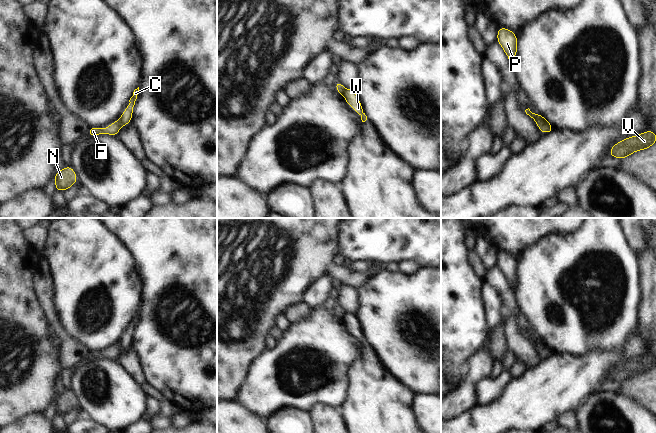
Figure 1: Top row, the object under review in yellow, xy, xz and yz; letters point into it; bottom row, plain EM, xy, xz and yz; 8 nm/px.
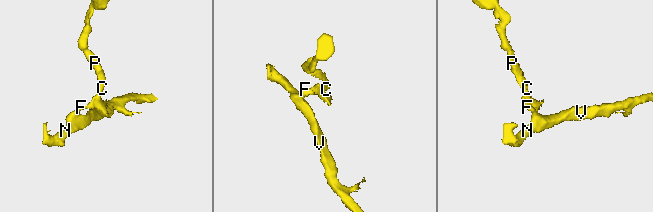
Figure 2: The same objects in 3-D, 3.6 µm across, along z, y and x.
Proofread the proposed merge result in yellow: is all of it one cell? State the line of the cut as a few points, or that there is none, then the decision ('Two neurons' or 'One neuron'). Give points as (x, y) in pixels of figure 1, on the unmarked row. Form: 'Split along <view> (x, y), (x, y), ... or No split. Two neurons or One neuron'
Split along xy (119, 343), (121, 349). Two neurons.

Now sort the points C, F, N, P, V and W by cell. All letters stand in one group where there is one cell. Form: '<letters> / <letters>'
C P W / F N V

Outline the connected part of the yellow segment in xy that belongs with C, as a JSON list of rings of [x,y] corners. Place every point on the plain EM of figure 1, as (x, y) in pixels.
[[[139,311],[134,314],[133,320],[129,324],[130,327],[126,330],[125,336],[121,338],[121,343],[120,343],[121,350],[126,350],[131,346],[133,340],[133,331],[137,323],[138,316],[139,316]]]

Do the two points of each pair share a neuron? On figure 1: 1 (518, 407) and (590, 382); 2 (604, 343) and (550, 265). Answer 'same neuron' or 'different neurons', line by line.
1: same neuron
2: same neuron

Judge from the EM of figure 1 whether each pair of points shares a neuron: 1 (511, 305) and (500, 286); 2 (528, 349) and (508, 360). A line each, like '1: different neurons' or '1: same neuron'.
1: same neuron
2: different neurons

